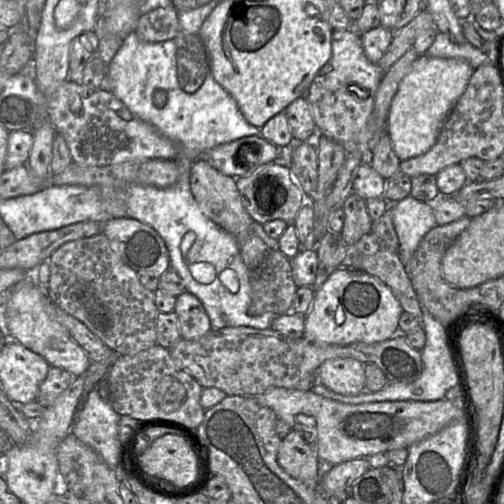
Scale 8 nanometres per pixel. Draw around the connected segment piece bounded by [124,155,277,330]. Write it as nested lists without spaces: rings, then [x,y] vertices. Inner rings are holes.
[[[180,155],[174,159],[179,169],[177,182],[169,188],[134,185],[127,191],[127,216],[151,226],[164,240],[173,269],[182,279],[185,291],[195,295],[203,304],[210,320],[211,330],[247,326],[268,329],[277,317],[267,312],[258,316],[248,313],[251,303],[250,269],[244,263],[235,238],[208,219],[201,211],[190,189],[190,170],[193,161]],[[187,232],[194,232],[196,240],[186,258],[181,253],[181,243]],[[205,262],[214,267],[215,277],[210,283],[194,279],[189,264]]]

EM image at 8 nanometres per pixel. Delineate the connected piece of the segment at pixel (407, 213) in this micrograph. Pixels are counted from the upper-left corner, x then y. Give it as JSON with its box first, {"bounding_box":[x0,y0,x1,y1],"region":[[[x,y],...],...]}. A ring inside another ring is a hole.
{"bounding_box":[390,195,437,266],"region":[[[411,195],[390,204],[393,225],[399,239],[397,253],[403,265],[406,266],[424,236],[437,225],[433,204],[418,201]]]}

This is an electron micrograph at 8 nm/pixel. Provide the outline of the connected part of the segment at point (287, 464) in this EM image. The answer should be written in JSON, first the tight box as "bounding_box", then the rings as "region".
{"bounding_box":[277,429,319,488],"region":[[[292,429],[282,439],[277,461],[293,478],[319,488],[316,448],[305,440],[300,431]]]}

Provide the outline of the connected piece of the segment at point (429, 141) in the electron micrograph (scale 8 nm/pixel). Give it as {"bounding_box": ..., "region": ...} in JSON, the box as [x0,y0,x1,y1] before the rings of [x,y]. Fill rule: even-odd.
{"bounding_box":[387,54,474,161],"region":[[[423,54],[413,62],[399,84],[387,118],[387,133],[400,161],[423,155],[433,147],[474,70],[467,61],[458,58]]]}

